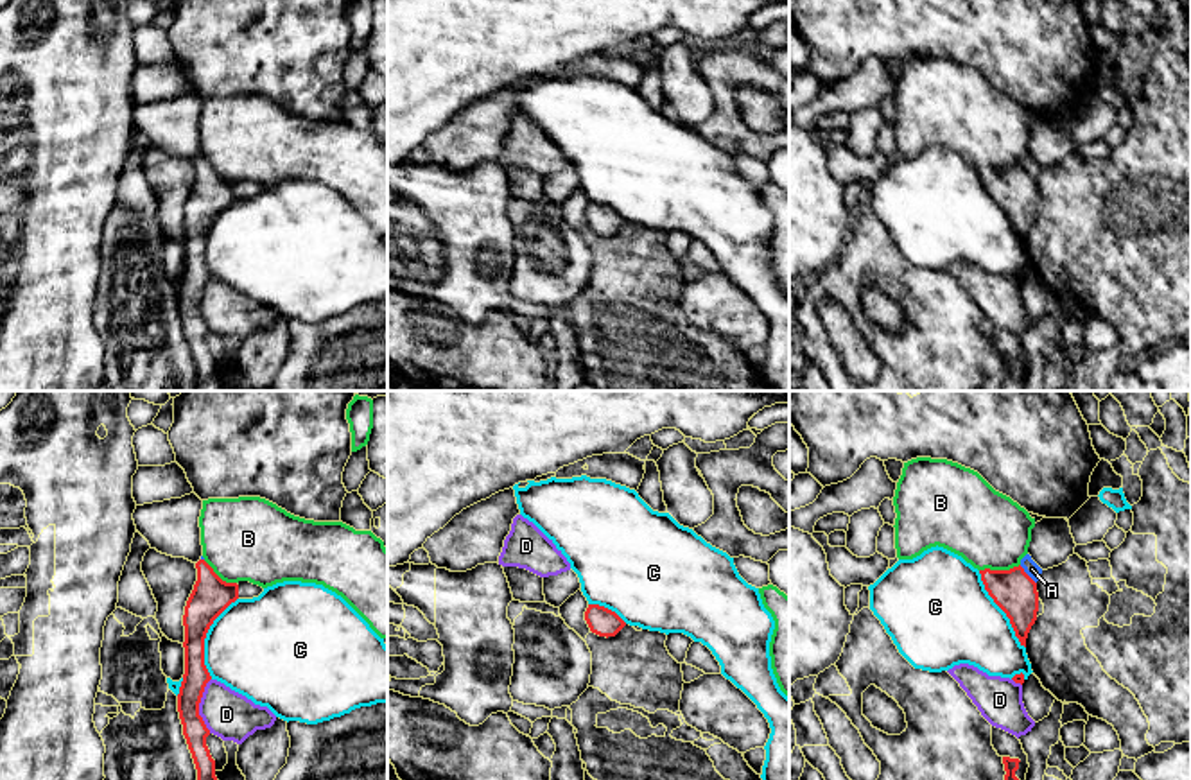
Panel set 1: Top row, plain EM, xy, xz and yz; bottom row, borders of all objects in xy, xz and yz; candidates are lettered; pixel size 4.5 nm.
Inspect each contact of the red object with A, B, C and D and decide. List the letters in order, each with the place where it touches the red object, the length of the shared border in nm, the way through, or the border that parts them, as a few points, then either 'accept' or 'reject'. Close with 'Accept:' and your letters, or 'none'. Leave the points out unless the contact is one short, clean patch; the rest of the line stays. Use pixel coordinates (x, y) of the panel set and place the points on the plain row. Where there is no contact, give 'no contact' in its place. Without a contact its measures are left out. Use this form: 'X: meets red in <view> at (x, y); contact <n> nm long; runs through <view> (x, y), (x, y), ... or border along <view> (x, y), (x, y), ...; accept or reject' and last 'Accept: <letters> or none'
A: meets red in yz at (1026, 173); contact 120 nm long; runs through yz (1012, 189), (1026, 173), (1032, 167); accept
B: meets red in yz at (999, 169); contact 190 nm long; border along yz (1019, 162), (1008, 167), (980, 169); reject
C: meets red in xy at (205, 235); contact 380 nm long; reject
D: meets red in xy at (198, 303); contact 240 nm long; border along xy (210, 277), (199, 302), (199, 314), (208, 330); reject
Accept: A

